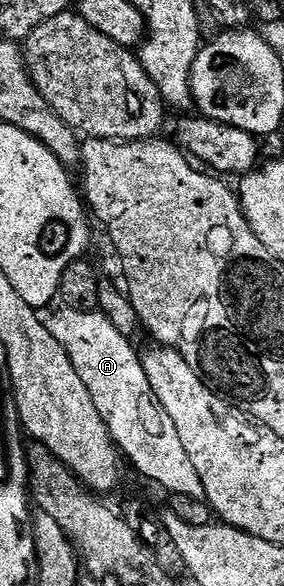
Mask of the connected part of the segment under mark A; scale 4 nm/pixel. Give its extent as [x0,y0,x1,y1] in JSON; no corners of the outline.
[47,307,206,498]

